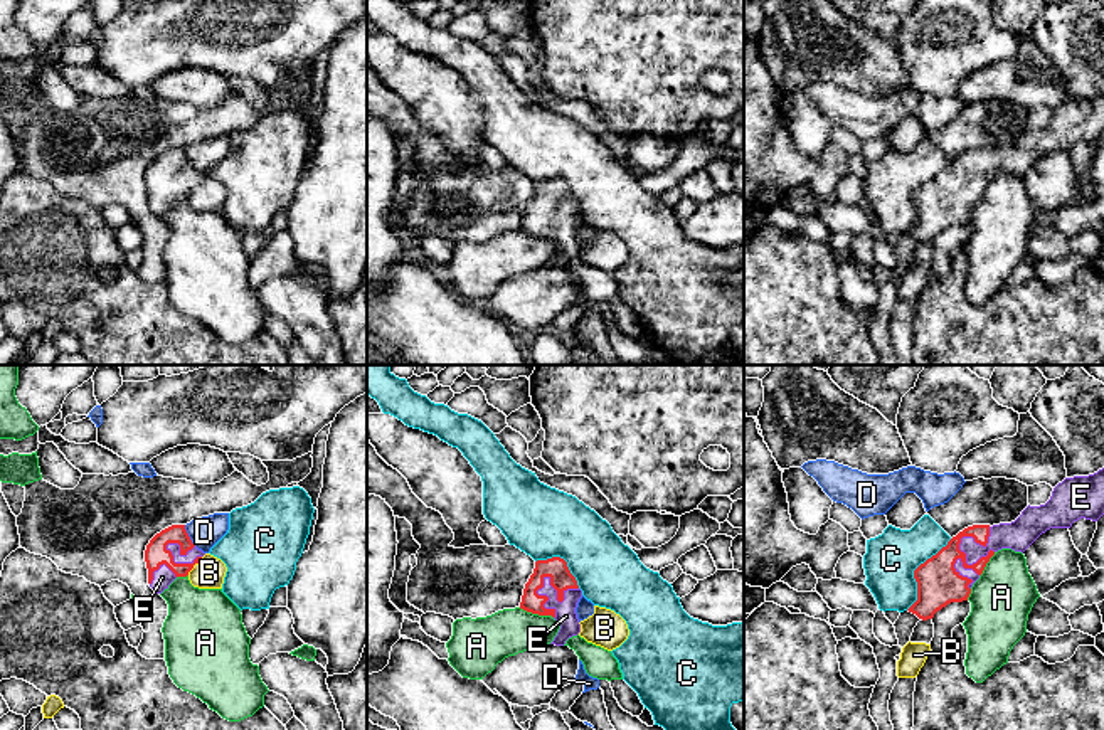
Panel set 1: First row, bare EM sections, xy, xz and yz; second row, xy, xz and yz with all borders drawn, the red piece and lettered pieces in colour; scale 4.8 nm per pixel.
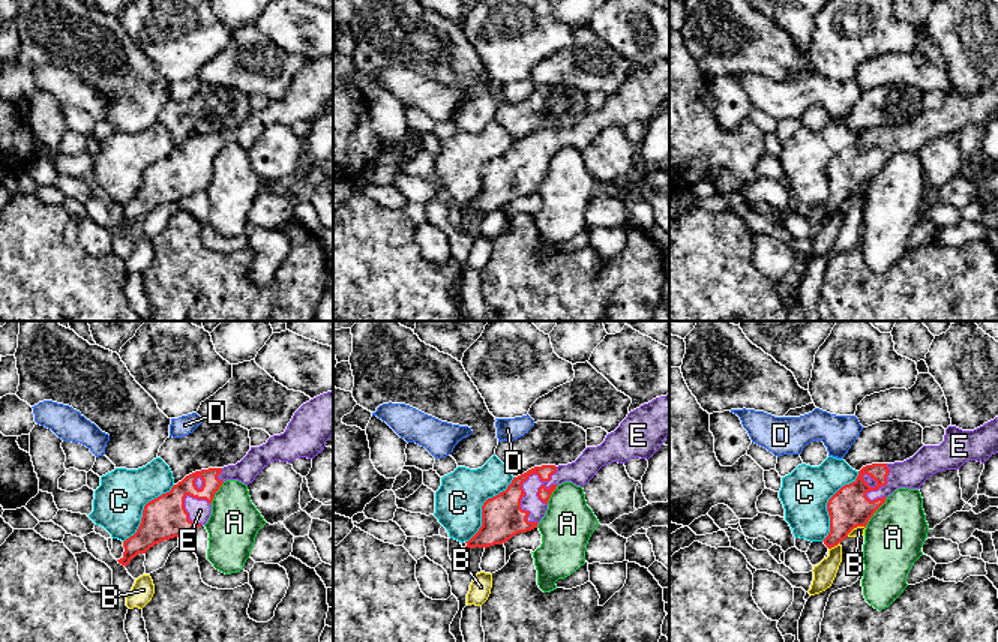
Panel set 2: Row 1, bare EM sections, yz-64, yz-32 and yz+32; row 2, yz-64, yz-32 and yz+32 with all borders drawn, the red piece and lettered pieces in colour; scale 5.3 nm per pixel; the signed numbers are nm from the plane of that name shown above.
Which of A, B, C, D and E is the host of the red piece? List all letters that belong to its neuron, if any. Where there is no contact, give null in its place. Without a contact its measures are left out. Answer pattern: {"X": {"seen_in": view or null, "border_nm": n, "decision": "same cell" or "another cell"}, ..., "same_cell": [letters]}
{"A": {"seen_in": "xz", "border_nm": 180, "decision": "another cell"}, "B": {"seen_in": "xy", "border_nm": 120, "decision": "another cell"}, "C": {"seen_in": "yz", "border_nm": 400, "decision": "another cell"}, "D": {"seen_in": "xy", "border_nm": 120, "decision": "another cell"}, "E": {"seen_in": "yz", "border_nm": 320, "decision": "same cell"}, "same_cell": ["E"]}

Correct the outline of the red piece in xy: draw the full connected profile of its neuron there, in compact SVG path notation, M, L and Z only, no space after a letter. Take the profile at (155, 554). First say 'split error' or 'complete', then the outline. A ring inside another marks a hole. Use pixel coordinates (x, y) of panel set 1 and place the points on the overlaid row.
split error | M172 525L162 530L145 550L150 587L162 594L177 577L187 577L204 555L192 543L185 525Z

